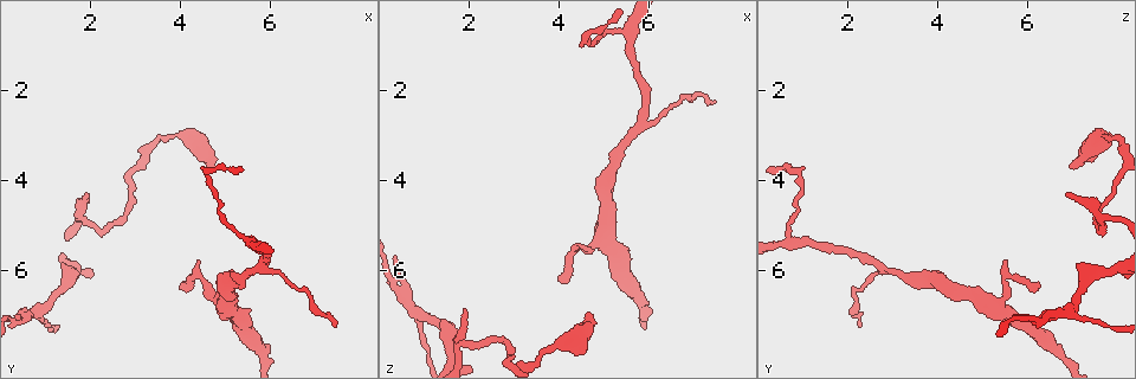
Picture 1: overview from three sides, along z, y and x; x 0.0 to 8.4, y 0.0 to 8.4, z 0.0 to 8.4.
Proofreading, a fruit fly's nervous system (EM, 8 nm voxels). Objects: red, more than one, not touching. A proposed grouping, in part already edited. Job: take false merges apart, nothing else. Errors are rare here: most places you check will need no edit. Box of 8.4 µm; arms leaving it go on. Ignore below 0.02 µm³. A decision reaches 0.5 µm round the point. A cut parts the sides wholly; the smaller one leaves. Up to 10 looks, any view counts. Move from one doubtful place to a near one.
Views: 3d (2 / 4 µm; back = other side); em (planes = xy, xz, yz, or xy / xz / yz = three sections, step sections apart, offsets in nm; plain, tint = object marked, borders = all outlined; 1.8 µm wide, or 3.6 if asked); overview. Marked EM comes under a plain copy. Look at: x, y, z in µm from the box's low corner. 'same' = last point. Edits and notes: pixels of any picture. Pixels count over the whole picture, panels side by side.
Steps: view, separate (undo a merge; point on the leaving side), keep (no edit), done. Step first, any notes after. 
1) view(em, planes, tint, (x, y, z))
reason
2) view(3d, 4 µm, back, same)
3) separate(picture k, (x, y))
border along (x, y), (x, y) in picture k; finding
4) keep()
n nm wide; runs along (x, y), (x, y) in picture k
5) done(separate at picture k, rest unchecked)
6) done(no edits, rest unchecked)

view(3d, 4 µm, (1.00, 6.80, 6.95))
three arms meet

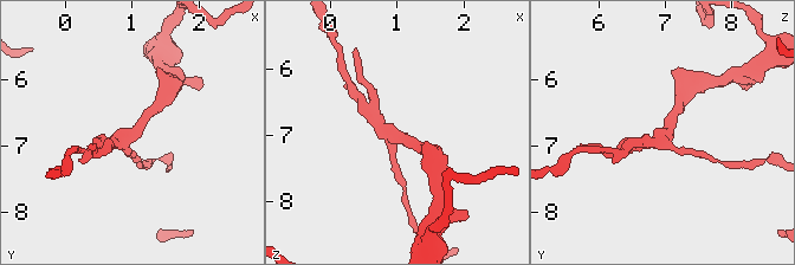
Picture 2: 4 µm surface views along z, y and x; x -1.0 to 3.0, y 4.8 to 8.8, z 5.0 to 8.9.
view(em, planes, tint, (0.95, 6.85, 7.00))
3 arms

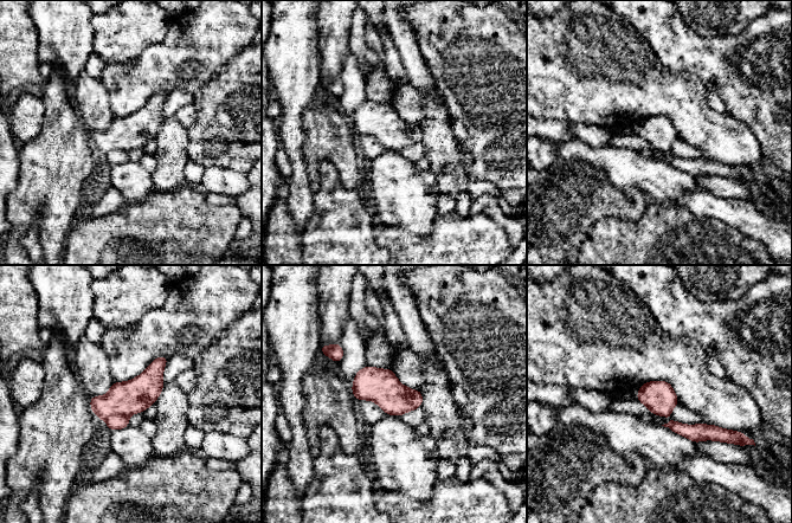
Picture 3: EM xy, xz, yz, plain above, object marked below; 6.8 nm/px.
separate(picture 3, (115, 421))
220 nm wide; border along (127, 417), (110, 415), (105, 420) in picture 3; a second neuron is stuck on

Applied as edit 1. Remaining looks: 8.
view(em, planes, tint, (4.55, 3.35, 7.35))
calibre changes

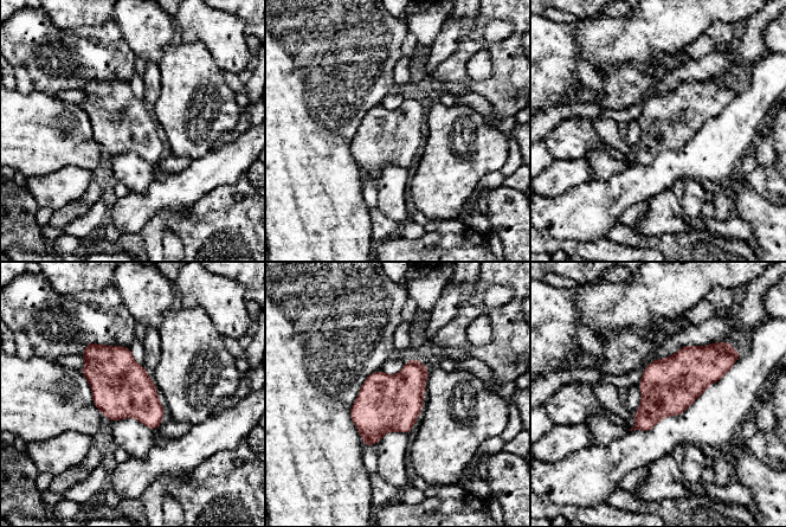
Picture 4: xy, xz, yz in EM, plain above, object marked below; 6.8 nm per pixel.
keep()
one neuron here

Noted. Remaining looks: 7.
view(3d, 4 µm, (2.05, 5.00, 7.70))
sharp bend

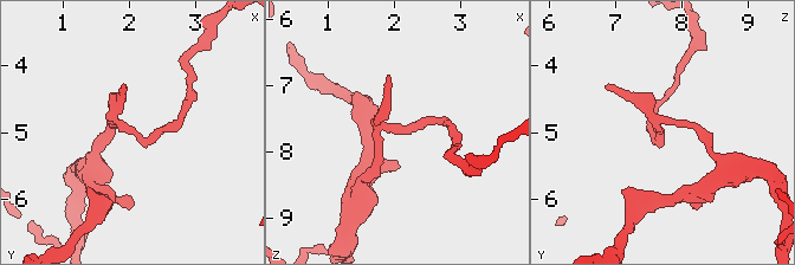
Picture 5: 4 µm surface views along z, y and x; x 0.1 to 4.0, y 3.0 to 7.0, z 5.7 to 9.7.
view(em, planes, tint, (2.00, 5.00, 7.70))

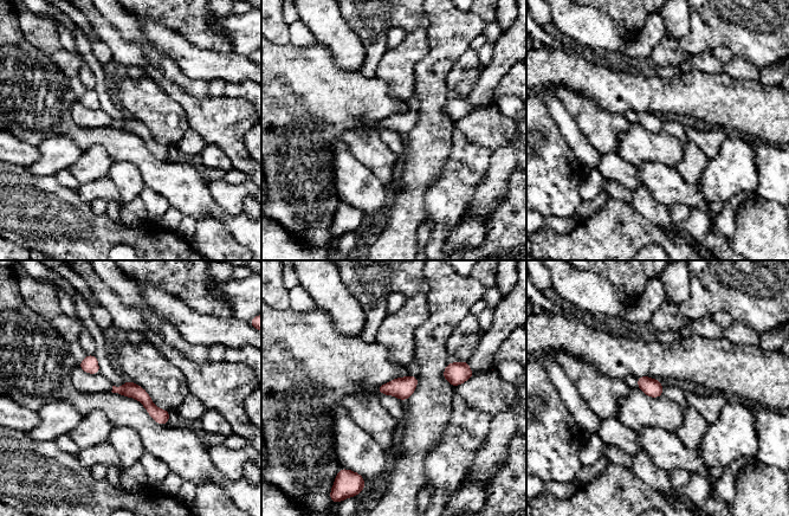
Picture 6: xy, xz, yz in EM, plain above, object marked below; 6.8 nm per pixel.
keep()
runs along (115, 389), (135, 391), (165, 421) in picture 6; one neuron here

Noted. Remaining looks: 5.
view(3d, 2 µm, (5.60, 5.35, 0.75))
sharp bend

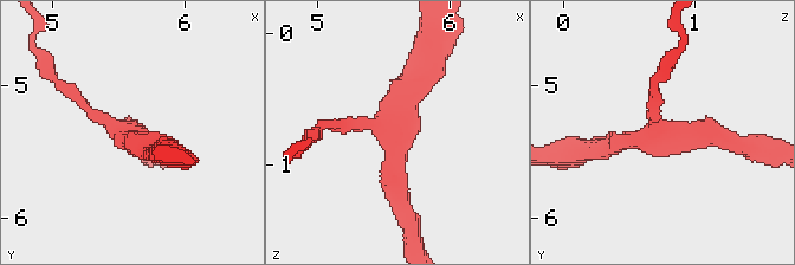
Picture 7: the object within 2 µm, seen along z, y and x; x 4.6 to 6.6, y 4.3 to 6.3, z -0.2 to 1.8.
view(em, planes, tint, (5.58, 5.34, 0.78))
3 arms; now the EM

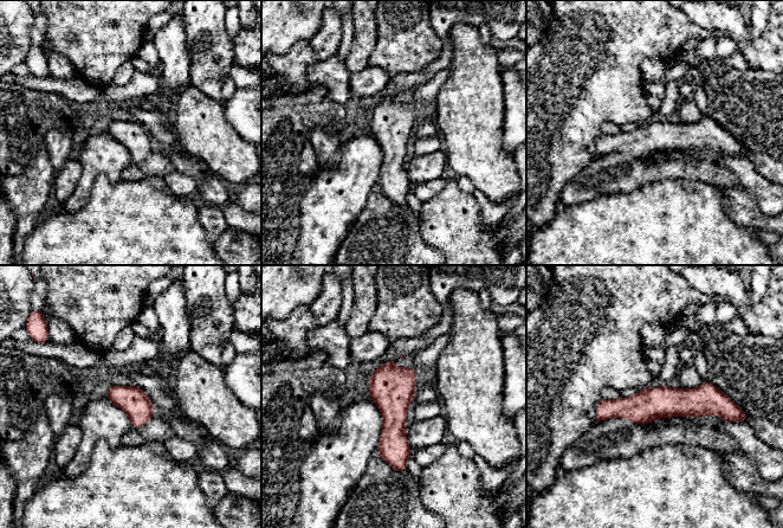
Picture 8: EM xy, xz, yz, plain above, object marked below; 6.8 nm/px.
keep()
runs along (730, 404), (651, 403), (599, 418) in picture 8; all the same neuron

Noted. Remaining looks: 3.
done(separate at picture 3, rest unchecked)

